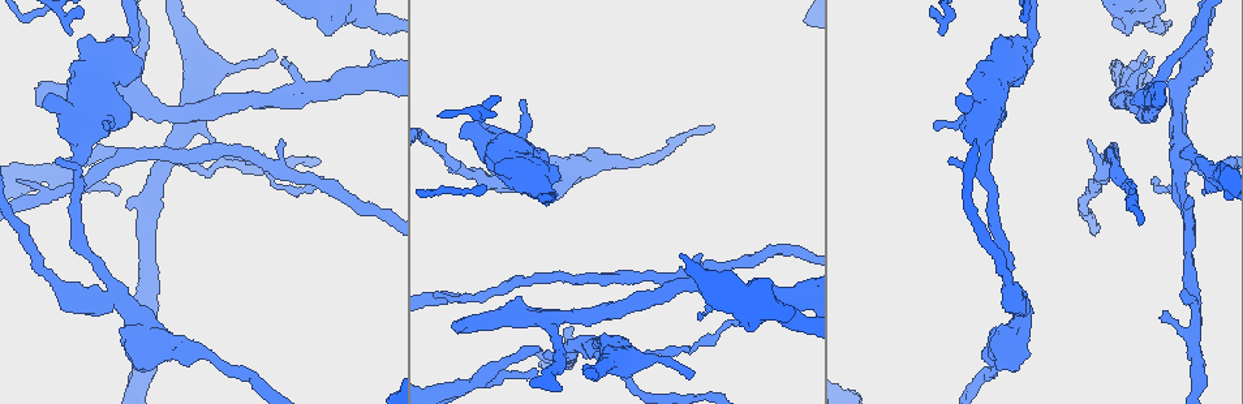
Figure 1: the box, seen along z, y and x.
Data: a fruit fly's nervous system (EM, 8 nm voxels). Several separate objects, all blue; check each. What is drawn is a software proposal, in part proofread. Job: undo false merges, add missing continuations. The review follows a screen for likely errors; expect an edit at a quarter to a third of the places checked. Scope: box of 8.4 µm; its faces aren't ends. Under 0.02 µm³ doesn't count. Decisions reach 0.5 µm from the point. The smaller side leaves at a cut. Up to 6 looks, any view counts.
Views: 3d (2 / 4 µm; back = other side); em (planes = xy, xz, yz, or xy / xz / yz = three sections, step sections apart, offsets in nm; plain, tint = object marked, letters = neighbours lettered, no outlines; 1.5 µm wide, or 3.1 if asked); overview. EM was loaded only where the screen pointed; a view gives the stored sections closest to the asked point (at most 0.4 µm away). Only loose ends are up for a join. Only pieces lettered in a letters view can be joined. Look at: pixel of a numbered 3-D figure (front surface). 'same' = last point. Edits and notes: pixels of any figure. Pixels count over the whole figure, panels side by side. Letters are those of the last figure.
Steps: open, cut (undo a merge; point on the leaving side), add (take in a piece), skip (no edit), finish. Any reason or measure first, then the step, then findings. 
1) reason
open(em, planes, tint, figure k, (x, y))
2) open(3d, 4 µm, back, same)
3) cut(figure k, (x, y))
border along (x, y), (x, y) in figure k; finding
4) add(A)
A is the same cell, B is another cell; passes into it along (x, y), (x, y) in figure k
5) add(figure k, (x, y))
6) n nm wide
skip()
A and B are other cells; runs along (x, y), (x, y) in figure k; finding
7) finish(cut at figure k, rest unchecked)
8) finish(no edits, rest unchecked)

free end
open(3d, 2 µm, back, figure 1, (1208, 50))

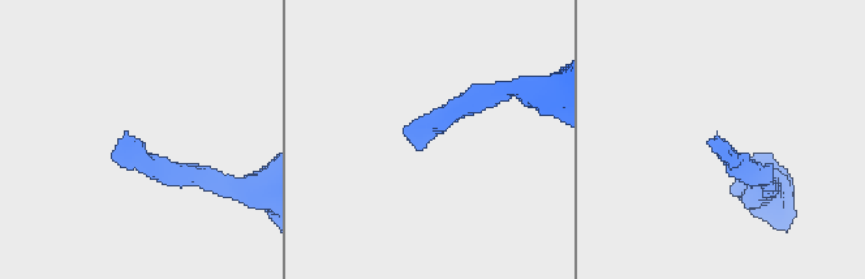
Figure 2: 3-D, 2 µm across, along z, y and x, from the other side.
open(em, xy, step 8, letters, figure 2, (413, 144))

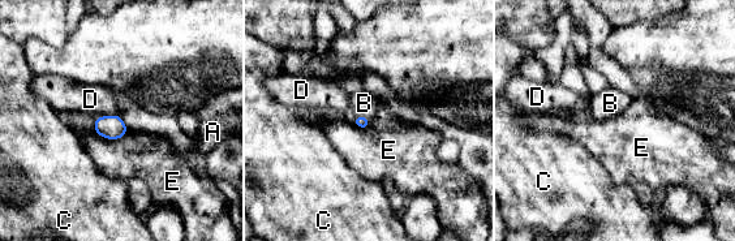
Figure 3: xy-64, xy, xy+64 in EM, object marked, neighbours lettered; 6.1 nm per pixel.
another direction
open(em, planes, letters, same)

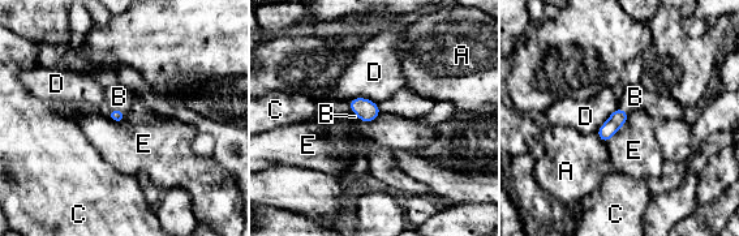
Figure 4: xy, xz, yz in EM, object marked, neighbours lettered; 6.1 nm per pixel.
E touches over 240 nm
add(B)
B is the same cell, A, C, D and E are other cells; passes into it along (116, 115), (115, 110), (119, 97) in figure 4; the cell continues

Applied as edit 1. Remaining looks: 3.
open(overview)

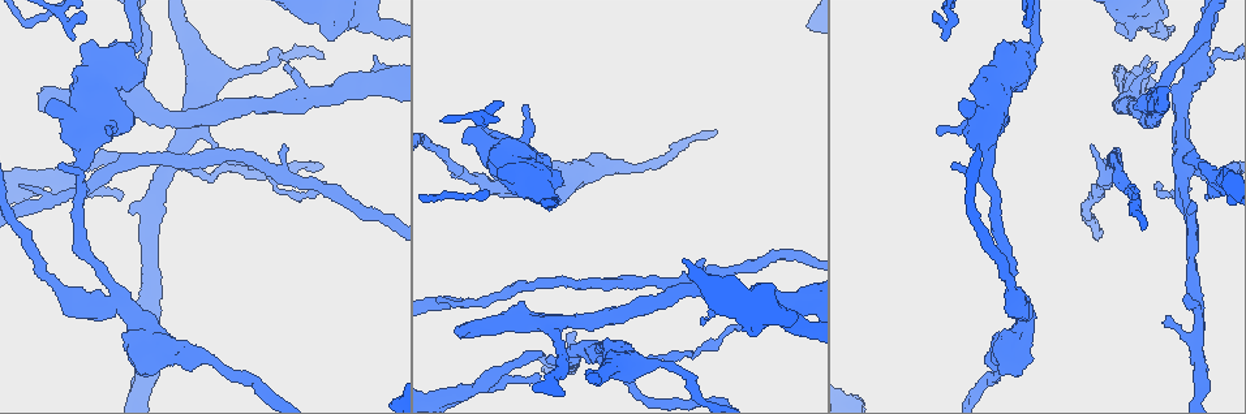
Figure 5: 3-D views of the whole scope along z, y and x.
branch stops here
open(em, planes, tint, figure 5, (539, 351))

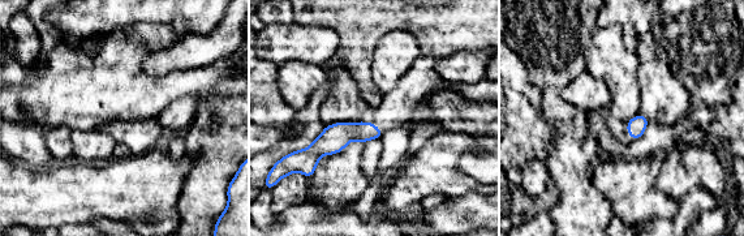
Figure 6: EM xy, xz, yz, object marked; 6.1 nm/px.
what lies round it
open(em, planes, letters, same)

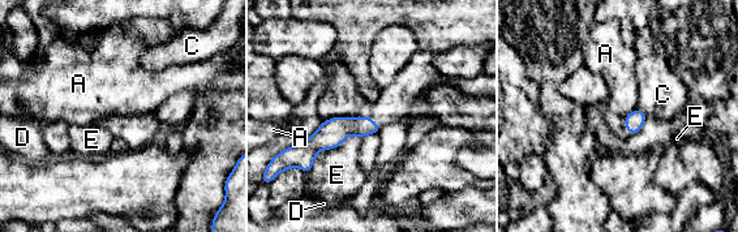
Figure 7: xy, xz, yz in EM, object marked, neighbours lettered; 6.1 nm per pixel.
120 nm wide
skip()
A, C, D and E are other cells; none of them fits

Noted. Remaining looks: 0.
finish(add at figure 4, rest unchecked)

